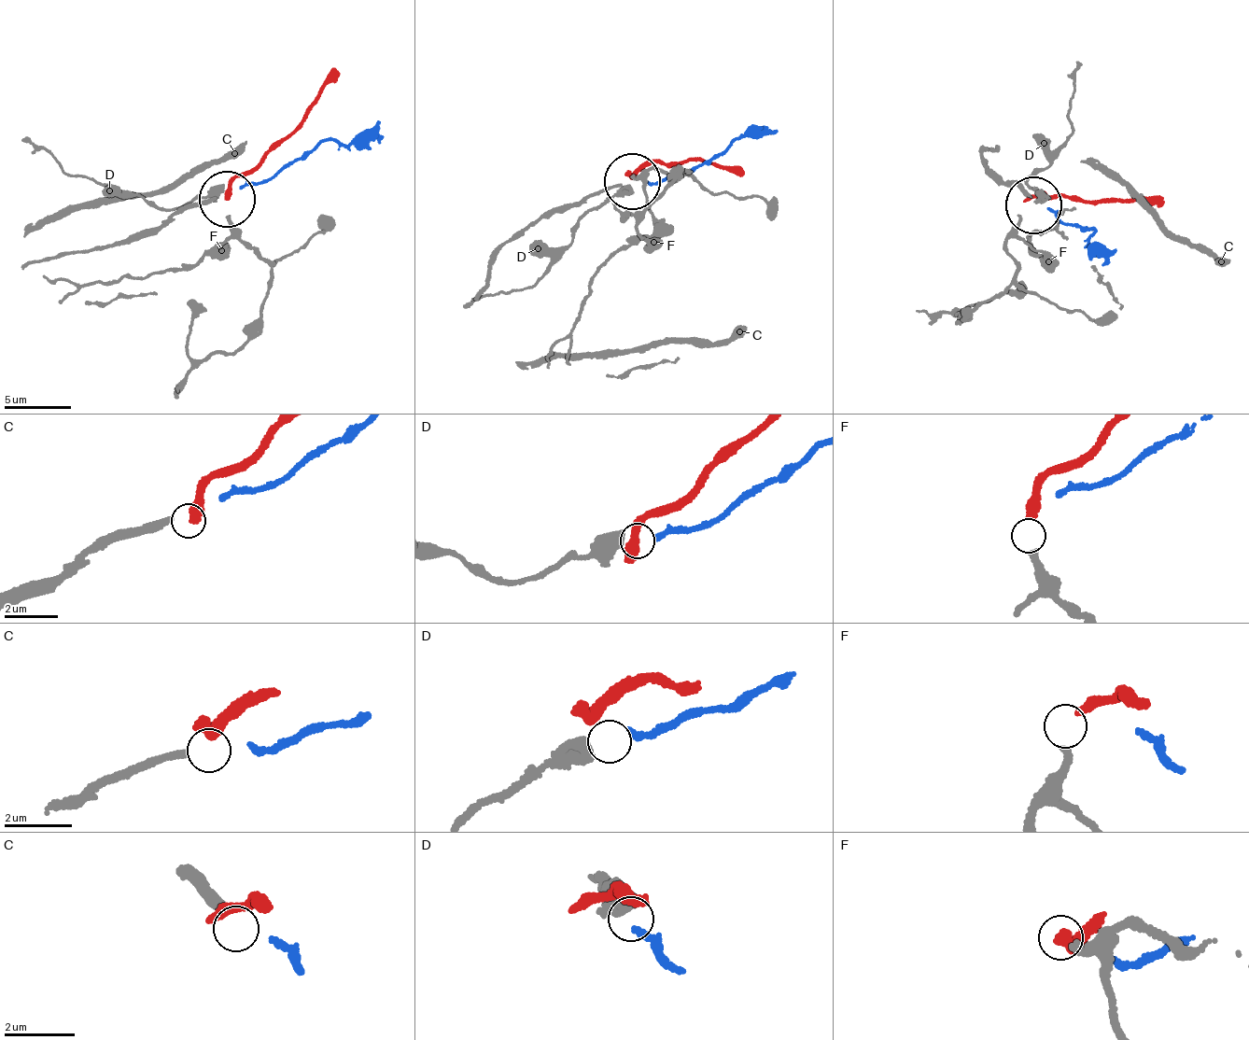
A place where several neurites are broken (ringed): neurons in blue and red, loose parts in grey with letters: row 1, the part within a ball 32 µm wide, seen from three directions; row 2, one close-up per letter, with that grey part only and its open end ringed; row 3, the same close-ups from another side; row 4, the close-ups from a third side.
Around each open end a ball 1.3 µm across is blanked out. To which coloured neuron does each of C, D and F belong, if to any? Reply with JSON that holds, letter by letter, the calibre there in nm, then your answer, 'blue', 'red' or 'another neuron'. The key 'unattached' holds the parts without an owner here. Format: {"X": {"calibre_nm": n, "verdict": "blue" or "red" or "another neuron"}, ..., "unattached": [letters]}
{"C": {"calibre_nm": 240, "verdict": "another neuron"}, "D": {"calibre_nm": 550, "verdict": "blue"}, "F": {"calibre_nm": 240, "verdict": "red"}, "unattached": ["C"]}

